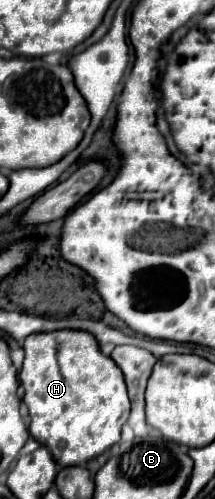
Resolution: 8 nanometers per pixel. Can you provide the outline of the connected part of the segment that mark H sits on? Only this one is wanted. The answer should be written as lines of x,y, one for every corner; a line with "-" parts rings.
52,331
36,333
24,341
24,365
20,371
24,397
22,401
30,413
30,435
48,451
60,465
84,465
86,461
102,455
106,449
120,441
122,425
130,415
130,399
126,393
126,383
120,367
98,349
96,339
86,331

